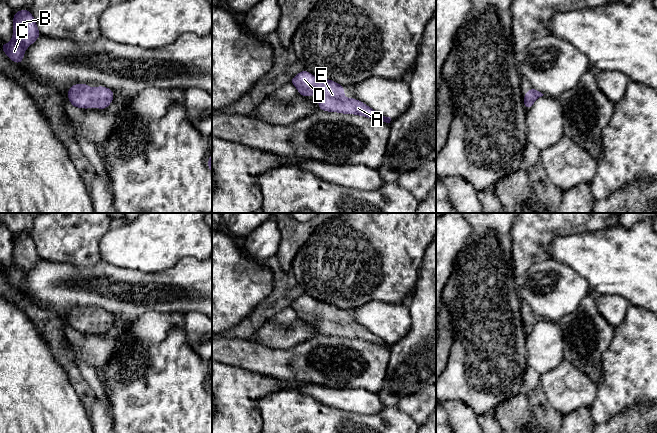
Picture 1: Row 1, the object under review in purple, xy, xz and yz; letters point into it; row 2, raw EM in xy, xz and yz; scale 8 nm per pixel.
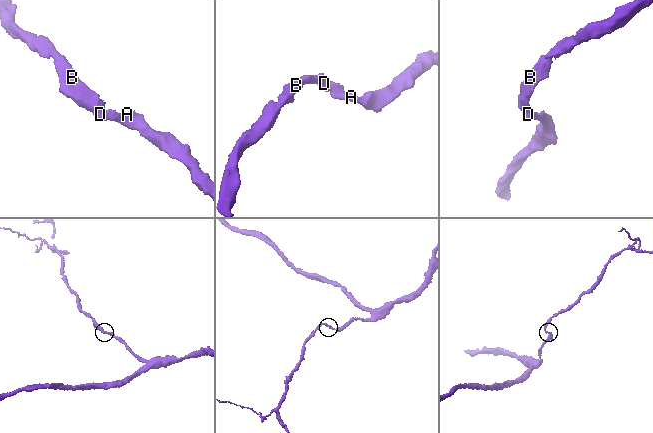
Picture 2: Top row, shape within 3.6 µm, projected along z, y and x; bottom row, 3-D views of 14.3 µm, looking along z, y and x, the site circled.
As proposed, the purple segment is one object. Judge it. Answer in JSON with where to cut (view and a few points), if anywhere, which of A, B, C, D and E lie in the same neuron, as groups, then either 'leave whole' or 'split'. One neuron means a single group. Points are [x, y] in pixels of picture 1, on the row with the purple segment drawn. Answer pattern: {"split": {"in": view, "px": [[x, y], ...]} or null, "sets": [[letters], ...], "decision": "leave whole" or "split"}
{"split": null, "sets": [["A", "B", "C", "D", "E"]], "decision": "leave whole"}

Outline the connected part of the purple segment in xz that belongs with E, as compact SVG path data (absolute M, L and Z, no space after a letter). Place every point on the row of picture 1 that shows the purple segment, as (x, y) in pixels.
M305 69L294 76L290 83L296 86L302 96L311 97L318 93L320 98L318 108L328 112L338 112L344 114L356 114L371 119L377 119L390 123L391 118L379 114L366 104L354 98L344 98L344 86L332 80L321 77L313 77Z

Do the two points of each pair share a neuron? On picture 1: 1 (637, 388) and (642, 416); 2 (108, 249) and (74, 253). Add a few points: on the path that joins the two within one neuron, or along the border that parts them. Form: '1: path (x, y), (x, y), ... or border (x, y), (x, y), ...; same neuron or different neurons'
1: border (646, 403), (636, 403), (619, 414); different neurons
2: border (109, 228), (100, 240), (99, 255), (101, 260); different neurons

